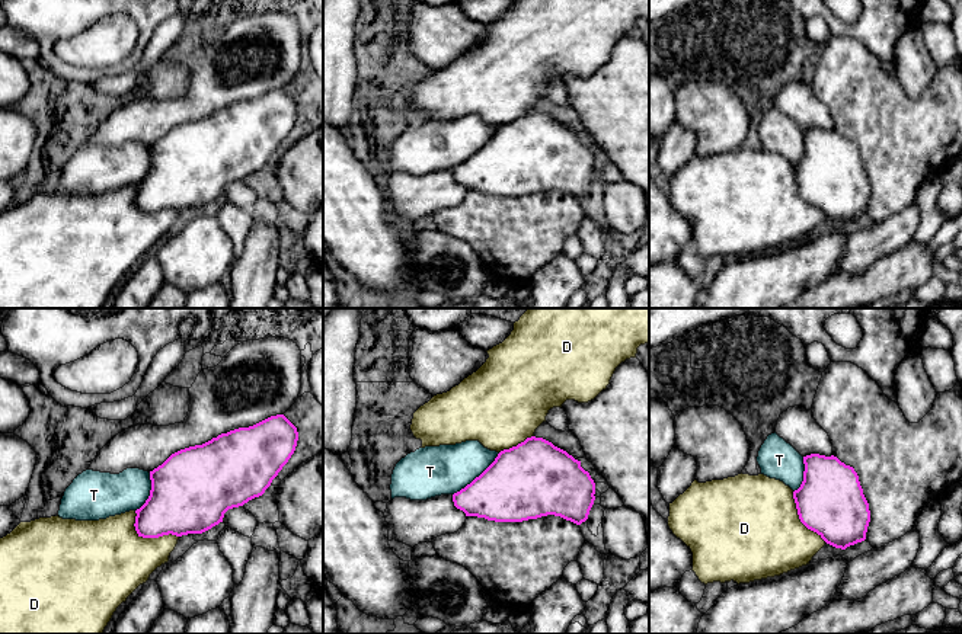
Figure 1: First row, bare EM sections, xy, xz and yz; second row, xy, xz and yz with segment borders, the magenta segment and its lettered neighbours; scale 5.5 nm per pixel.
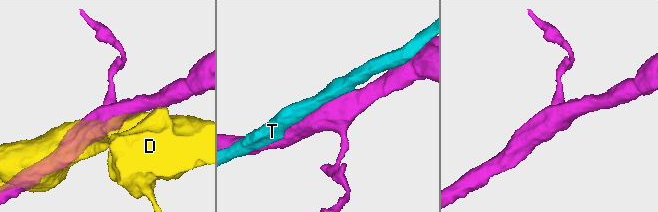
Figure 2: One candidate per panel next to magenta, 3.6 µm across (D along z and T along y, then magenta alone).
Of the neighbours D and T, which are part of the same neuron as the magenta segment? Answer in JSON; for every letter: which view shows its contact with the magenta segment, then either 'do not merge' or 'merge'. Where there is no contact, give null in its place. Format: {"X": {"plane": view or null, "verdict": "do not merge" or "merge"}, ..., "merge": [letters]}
{"D": {"plane": "xy", "verdict": "do not merge"}, "T": {"plane": "xz", "verdict": "merge"}, "merge": ["T"]}

